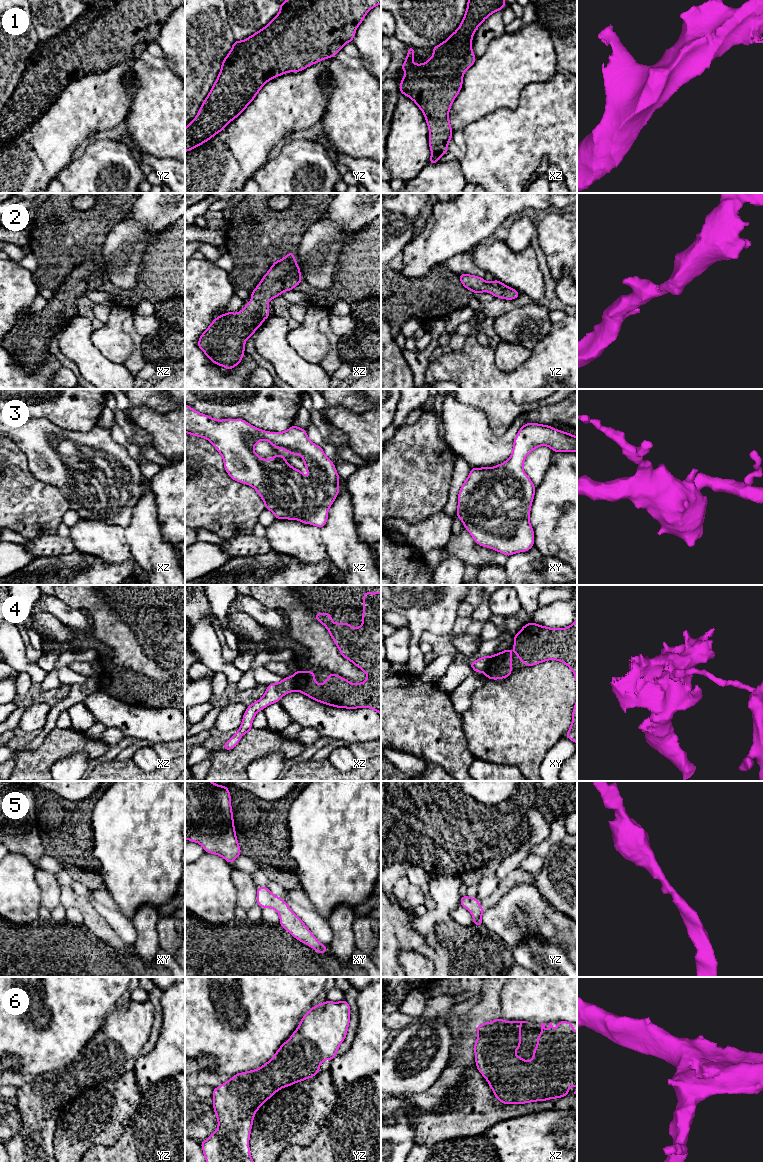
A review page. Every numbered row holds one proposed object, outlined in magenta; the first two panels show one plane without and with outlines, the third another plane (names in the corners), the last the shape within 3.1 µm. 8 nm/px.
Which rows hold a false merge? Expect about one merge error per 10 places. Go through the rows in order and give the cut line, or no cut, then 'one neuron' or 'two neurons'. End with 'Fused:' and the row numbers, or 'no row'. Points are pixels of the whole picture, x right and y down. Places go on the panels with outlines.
1: no cut; one neuron
2: no cut; one neuron
3: no cut; one neuron
4: cut in xy along (492, 656), (485, 671); two neurons
5: no cut; one neuron
6: no cut; one neuron
Fused: 4

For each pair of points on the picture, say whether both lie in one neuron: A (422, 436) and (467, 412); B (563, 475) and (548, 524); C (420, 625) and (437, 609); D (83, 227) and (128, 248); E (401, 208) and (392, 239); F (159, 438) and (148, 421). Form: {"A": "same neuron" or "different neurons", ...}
{"A": "different neurons", "B": "same neuron", "C": "same neuron", "D": "different neurons", "E": "same neuron", "F": "same neuron"}

